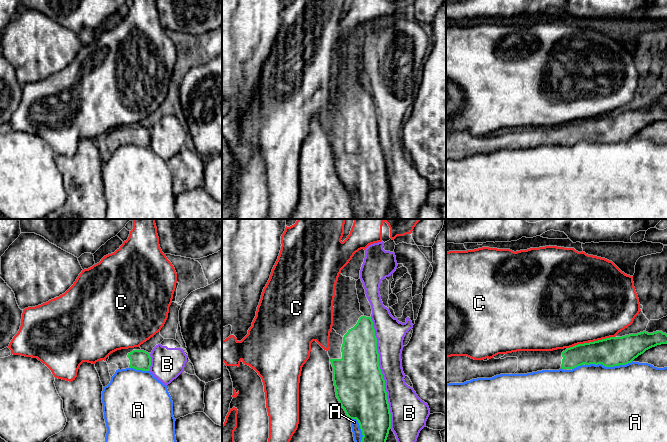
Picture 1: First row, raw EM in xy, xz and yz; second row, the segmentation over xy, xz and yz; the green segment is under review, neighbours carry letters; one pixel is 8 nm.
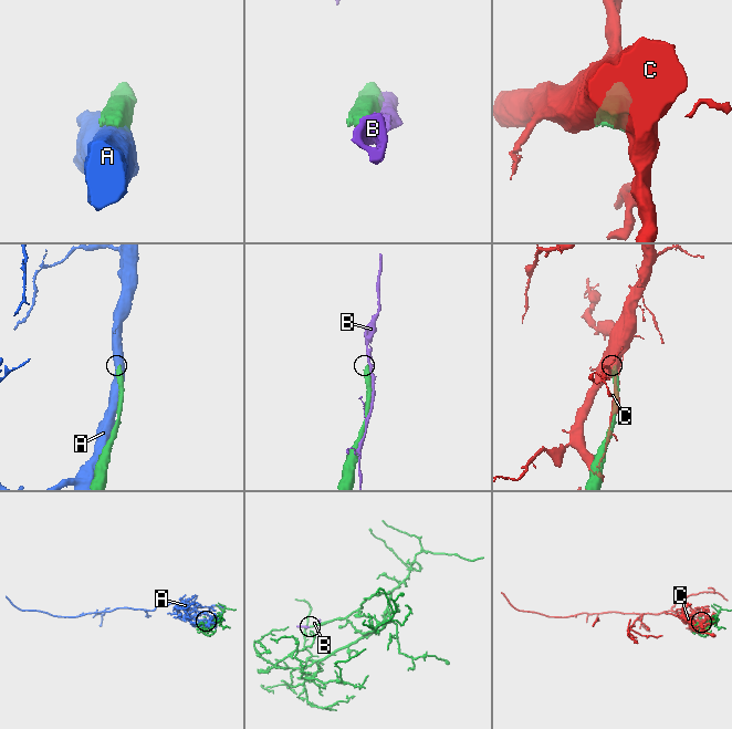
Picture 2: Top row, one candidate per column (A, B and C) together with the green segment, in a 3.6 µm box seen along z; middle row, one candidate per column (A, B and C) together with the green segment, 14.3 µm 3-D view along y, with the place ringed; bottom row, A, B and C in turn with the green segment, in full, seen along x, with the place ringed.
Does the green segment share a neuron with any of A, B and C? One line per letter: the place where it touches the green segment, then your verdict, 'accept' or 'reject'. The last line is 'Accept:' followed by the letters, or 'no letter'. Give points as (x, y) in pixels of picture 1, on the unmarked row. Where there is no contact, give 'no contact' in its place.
A: contact yz (608, 142); reject
B: contact xz (381, 148); reject
C: contact yz (591, 118); reject
Accept: no letter

